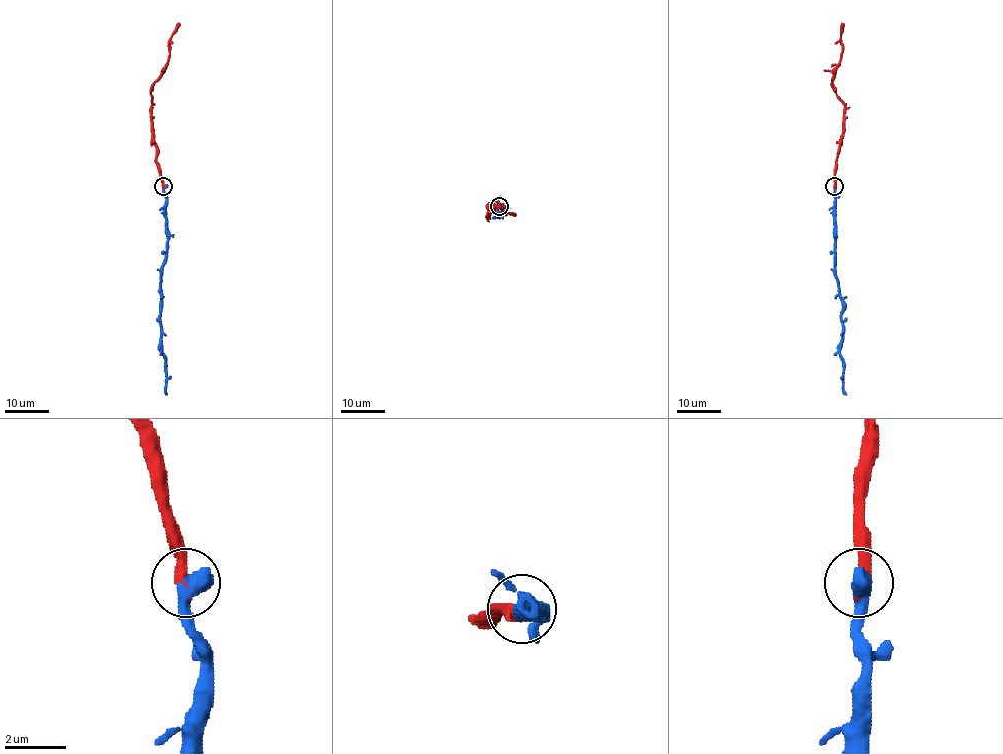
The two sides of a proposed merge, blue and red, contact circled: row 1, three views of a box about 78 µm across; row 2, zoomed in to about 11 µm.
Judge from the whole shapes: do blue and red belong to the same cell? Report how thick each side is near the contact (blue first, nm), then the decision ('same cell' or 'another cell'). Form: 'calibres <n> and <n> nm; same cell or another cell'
calibres 650 and 400 nm; same cell

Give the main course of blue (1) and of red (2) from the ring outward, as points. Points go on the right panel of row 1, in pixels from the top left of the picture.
1: (835, 186), (835, 253), (838, 296), (842, 306), (840, 358), (843, 391), (847, 394)
2: (835, 186), (845, 103), (836, 93), (832, 76), (841, 57), (842, 22)

